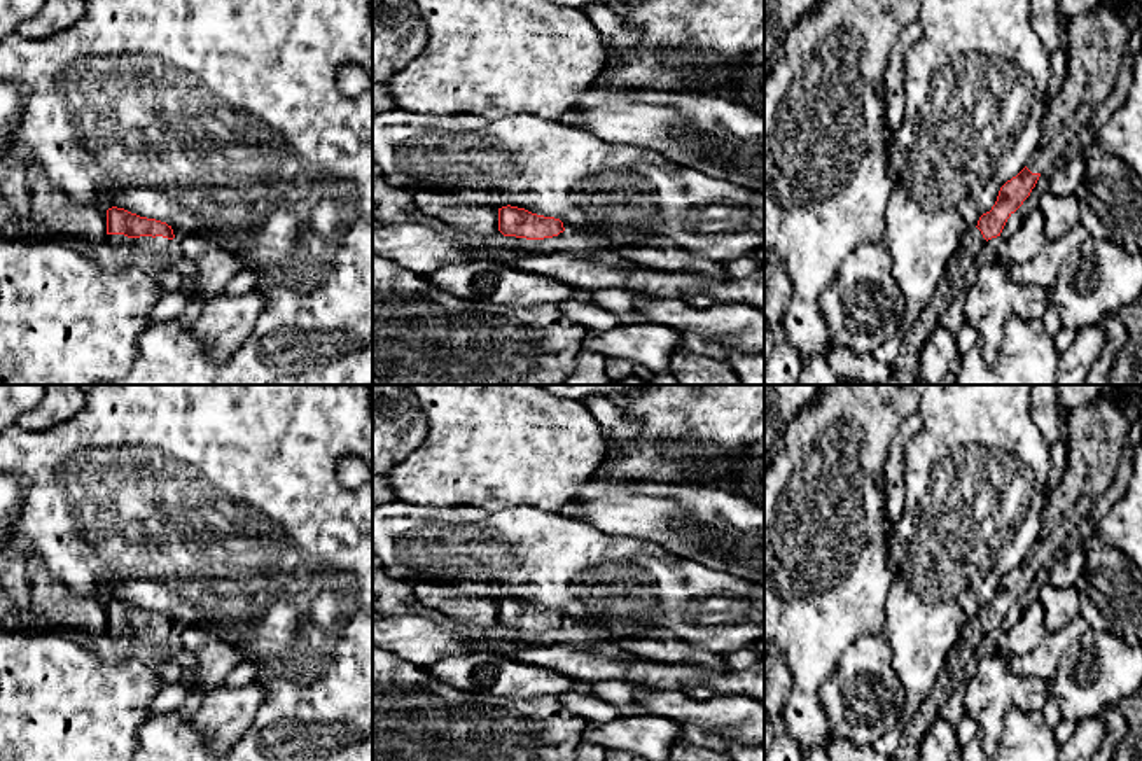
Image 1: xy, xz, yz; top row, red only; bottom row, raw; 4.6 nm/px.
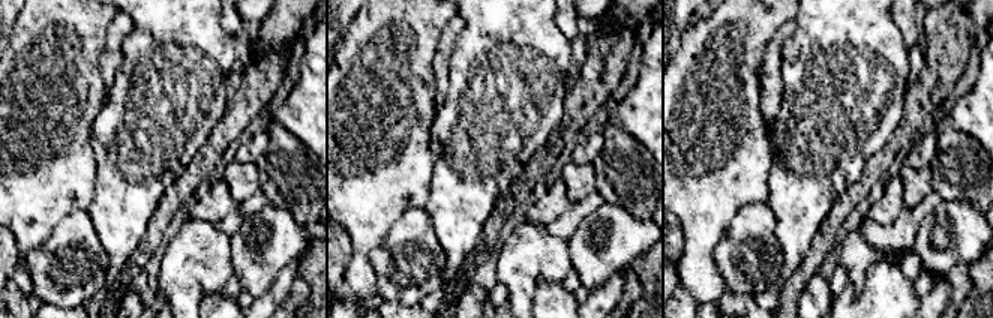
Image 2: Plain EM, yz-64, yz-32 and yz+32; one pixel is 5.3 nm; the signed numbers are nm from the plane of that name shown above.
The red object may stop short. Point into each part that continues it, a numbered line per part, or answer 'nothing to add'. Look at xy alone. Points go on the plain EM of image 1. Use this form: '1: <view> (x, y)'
1: xy (161, 637)

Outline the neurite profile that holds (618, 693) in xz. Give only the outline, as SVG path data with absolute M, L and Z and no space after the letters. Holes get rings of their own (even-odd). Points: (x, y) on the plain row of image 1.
M602 681L589 684L591 696L612 703L619 709L626 709L635 702L633 684L619 681Z

